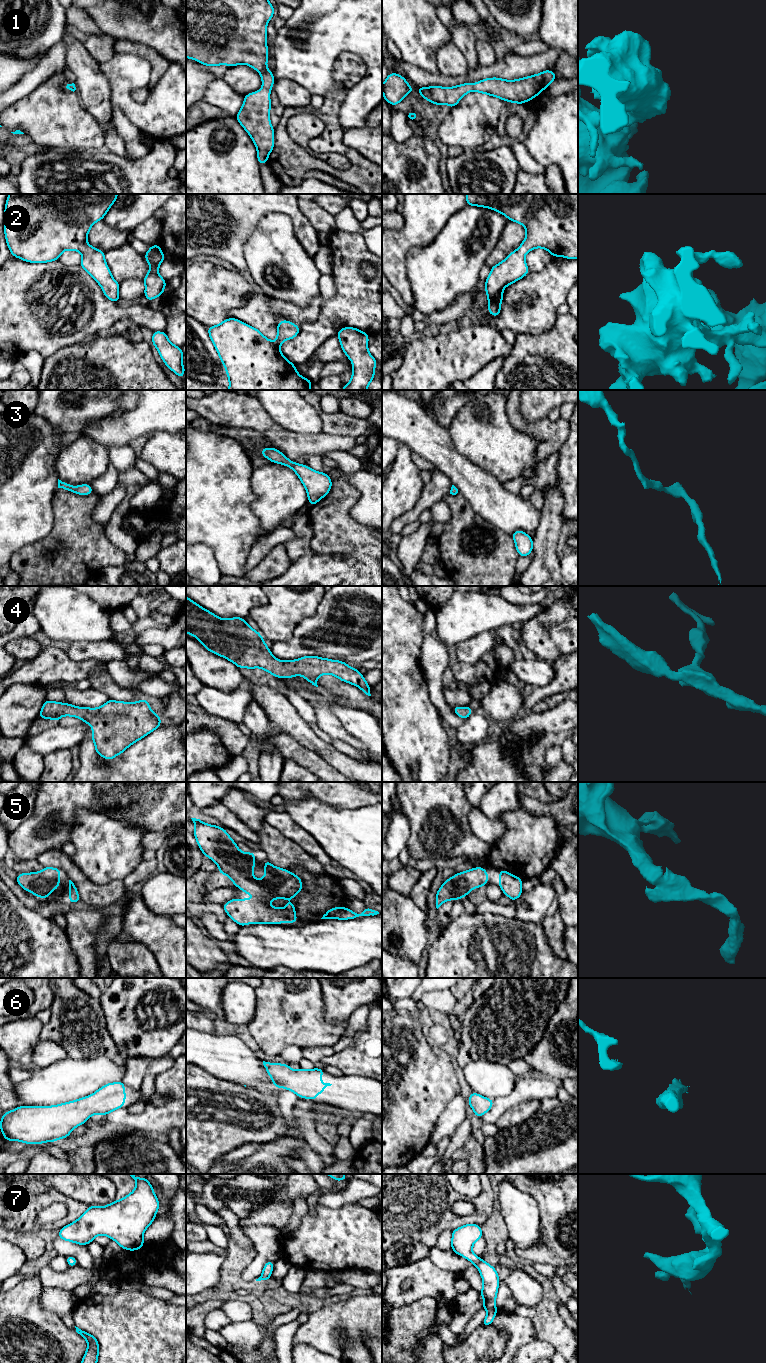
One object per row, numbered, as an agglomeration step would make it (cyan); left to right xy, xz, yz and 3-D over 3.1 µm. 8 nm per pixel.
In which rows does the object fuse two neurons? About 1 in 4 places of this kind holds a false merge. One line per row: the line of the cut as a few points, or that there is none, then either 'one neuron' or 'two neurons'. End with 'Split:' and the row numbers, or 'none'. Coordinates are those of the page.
1: cut none; one neuron
2: cut none; one neuron
3: cut none; one neuron
4: cut none; one neuron
5: cut none; one neuron
6: cut none; one neuron
7: cut none; one neuron
Split: none

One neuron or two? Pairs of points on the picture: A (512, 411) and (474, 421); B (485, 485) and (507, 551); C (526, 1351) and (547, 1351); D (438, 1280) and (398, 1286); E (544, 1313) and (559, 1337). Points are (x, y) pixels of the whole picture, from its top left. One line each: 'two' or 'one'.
A: two
B: two
C: one
D: one
E: one

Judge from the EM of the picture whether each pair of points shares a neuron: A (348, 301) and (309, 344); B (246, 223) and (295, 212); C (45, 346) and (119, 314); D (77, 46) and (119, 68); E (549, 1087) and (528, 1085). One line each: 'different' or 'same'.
A: same
B: same
C: same
D: different
E: same

